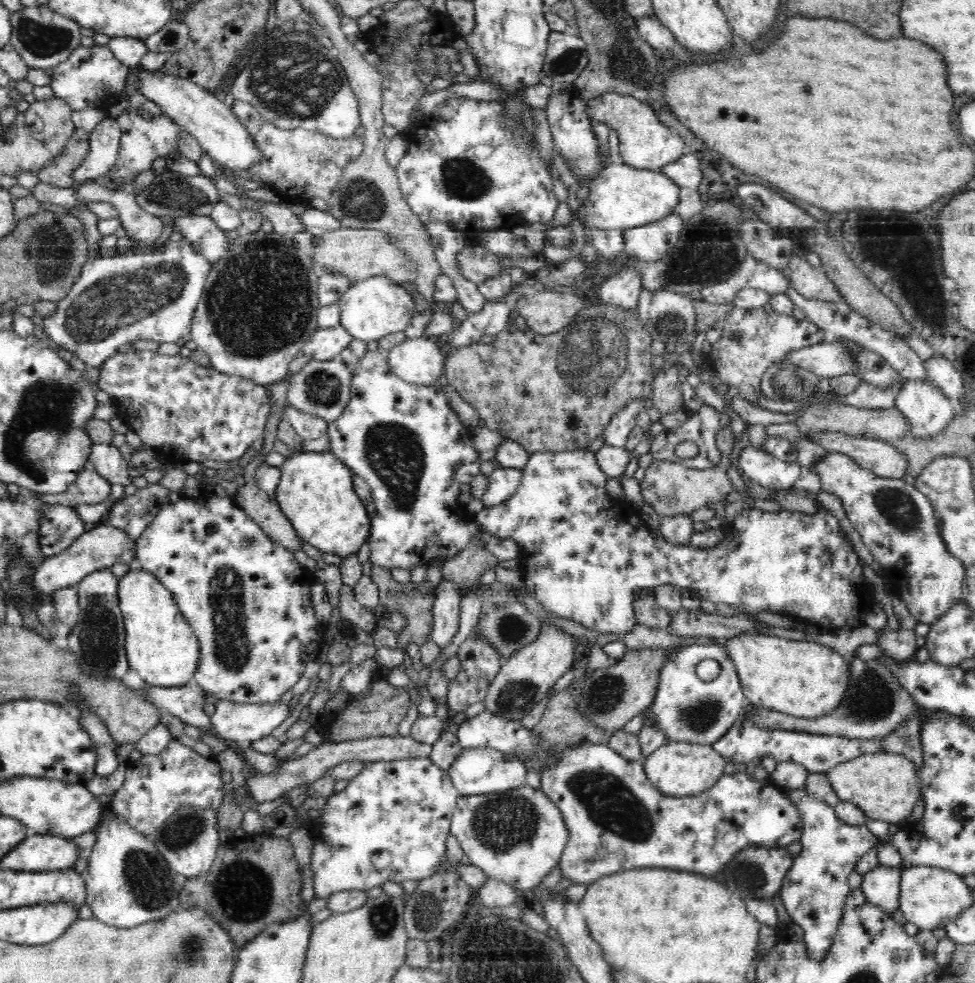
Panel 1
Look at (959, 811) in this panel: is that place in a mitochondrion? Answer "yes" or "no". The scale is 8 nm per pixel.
no

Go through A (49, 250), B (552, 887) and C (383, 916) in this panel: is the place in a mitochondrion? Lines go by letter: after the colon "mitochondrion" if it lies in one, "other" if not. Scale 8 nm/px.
A: mitochondrion
B: other
C: mitochondrion

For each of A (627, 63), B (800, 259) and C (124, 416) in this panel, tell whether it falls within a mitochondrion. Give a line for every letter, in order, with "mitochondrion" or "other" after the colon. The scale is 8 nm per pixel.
A: mitochondrion
B: other
C: other

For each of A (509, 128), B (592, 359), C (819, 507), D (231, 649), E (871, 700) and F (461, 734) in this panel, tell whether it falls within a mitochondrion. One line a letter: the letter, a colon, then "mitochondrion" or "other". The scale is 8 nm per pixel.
A: other
B: mitochondrion
C: other
D: mitochondrion
E: mitochondrion
F: other

